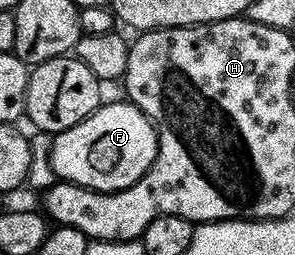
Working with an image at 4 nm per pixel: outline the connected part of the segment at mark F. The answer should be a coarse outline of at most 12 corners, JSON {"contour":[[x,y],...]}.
{"contour":[[102,103],[53,136],[53,176],[118,192],[149,169],[157,129]]}

